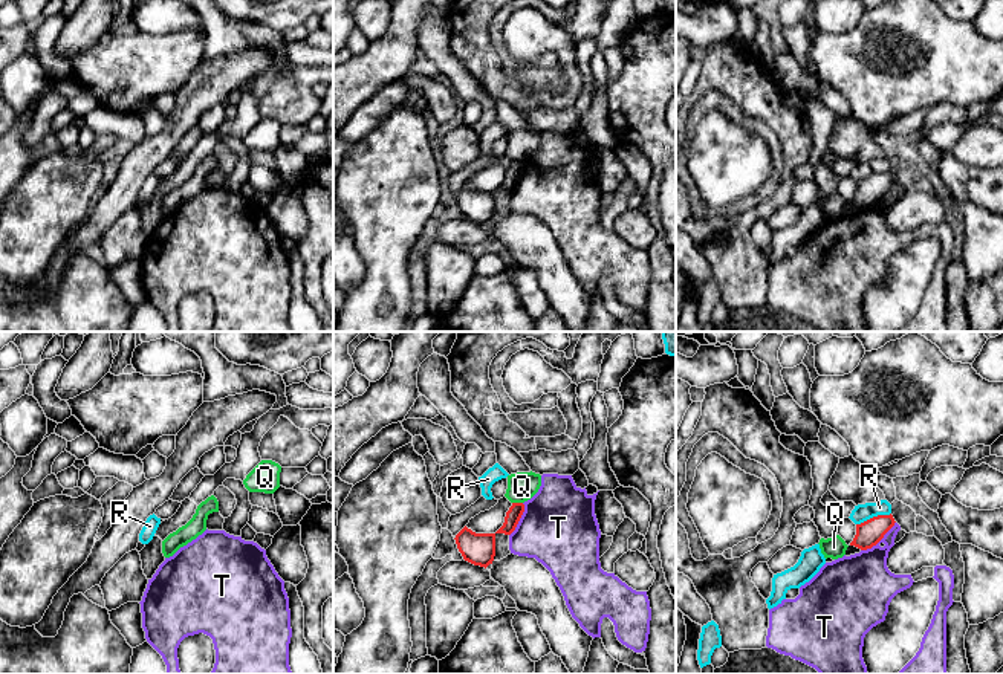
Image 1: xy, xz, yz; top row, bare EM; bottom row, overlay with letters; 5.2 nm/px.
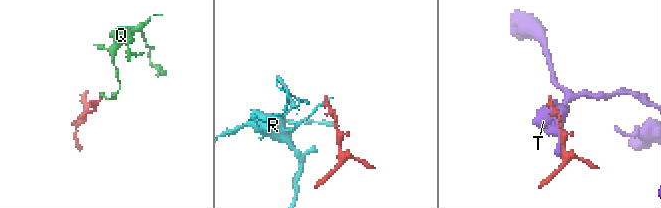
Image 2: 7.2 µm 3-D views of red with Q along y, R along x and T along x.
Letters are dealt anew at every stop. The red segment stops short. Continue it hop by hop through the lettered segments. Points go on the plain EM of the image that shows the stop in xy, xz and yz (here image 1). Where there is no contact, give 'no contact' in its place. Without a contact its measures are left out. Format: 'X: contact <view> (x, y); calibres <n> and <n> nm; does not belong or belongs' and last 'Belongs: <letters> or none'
Q: contact xz (517, 161); calibres 80 and 160 nm; does not belong
R: contact yz (873, 174); calibres 140 and 90 nm; does not belong
T: contact yz (879, 197); calibres 140 and 320 nm; does not belong
Belongs: none

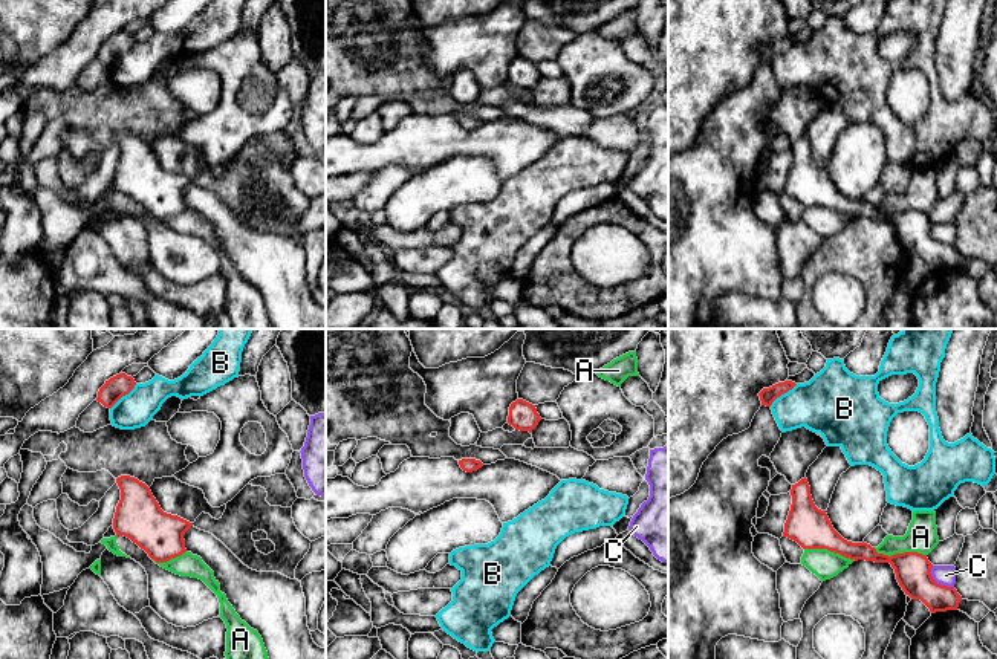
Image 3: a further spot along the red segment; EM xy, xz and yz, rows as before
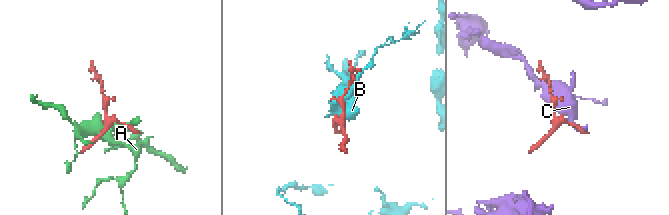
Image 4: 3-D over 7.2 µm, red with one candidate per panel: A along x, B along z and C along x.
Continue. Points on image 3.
A: contact yz (899, 211); calibres 180 and 160 nm; does not belong
B: contact yz (783, 51); calibres 80 and 320 nm; does not belong
C: contact yz (936, 240); calibres 180 and 110 nm; does not belong
Belongs: none

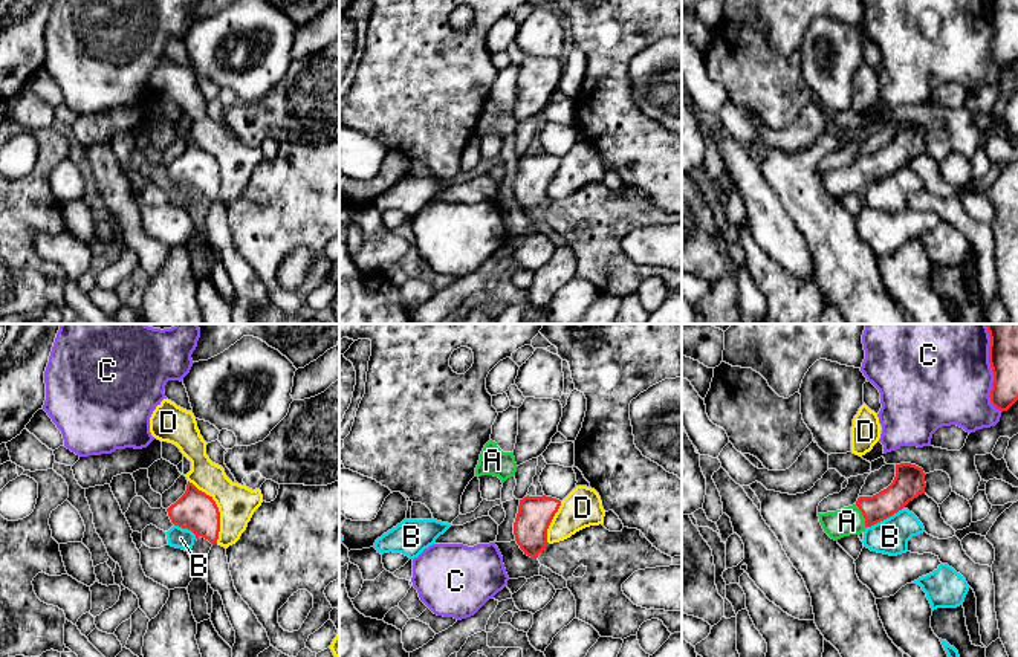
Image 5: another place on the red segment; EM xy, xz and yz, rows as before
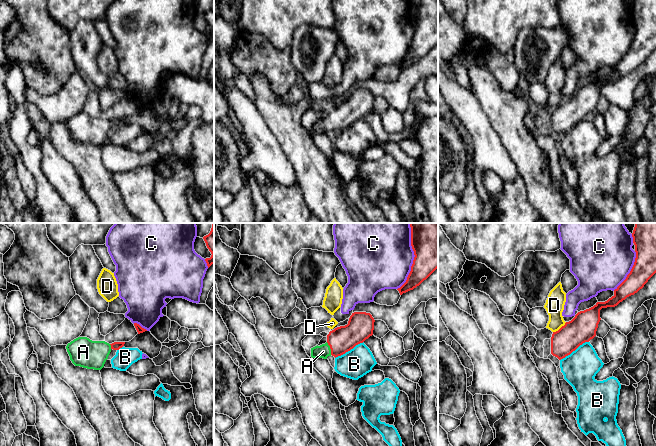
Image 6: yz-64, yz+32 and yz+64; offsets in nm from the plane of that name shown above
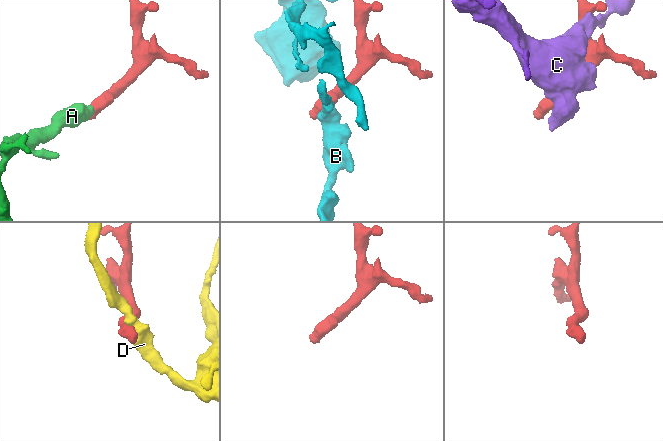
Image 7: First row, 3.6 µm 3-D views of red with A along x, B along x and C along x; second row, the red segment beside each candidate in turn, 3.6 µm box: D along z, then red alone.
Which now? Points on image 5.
A: contact yz (864, 174); calibres 140 and 150 nm; belongs
B: contact yz (885, 176); calibres 160 and 190 nm; does not belong
C: contact yz (994, 35); calibres 160 and 440 nm; does not belong
D: contact xy (217, 167); calibres 200 and 200 nm; does not belong
Belongs: A

